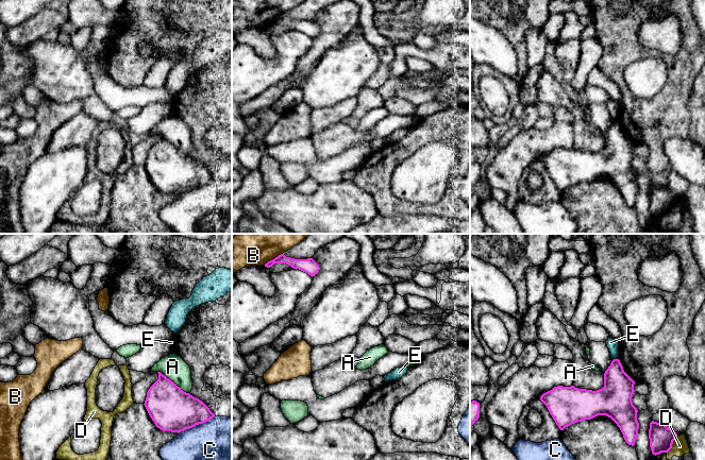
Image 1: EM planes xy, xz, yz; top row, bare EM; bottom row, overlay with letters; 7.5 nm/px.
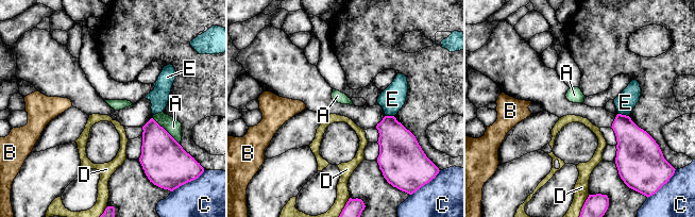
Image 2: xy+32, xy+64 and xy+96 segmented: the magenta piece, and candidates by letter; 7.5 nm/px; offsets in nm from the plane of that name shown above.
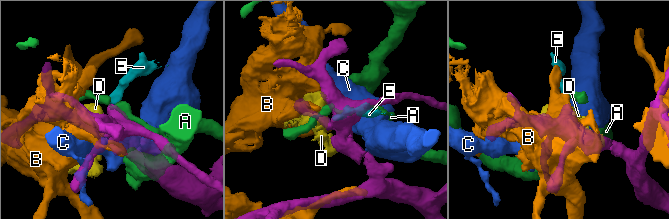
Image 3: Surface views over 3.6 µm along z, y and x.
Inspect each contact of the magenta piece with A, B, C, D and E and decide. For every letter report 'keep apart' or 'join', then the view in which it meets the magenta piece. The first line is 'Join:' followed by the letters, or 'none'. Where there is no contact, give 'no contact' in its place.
Join: none
A: keep apart; contact in xy
B: keep apart; contact in xz
C: keep apart; contact in xy
D: keep apart; contact in yz
E: keep apart; contact in yz

